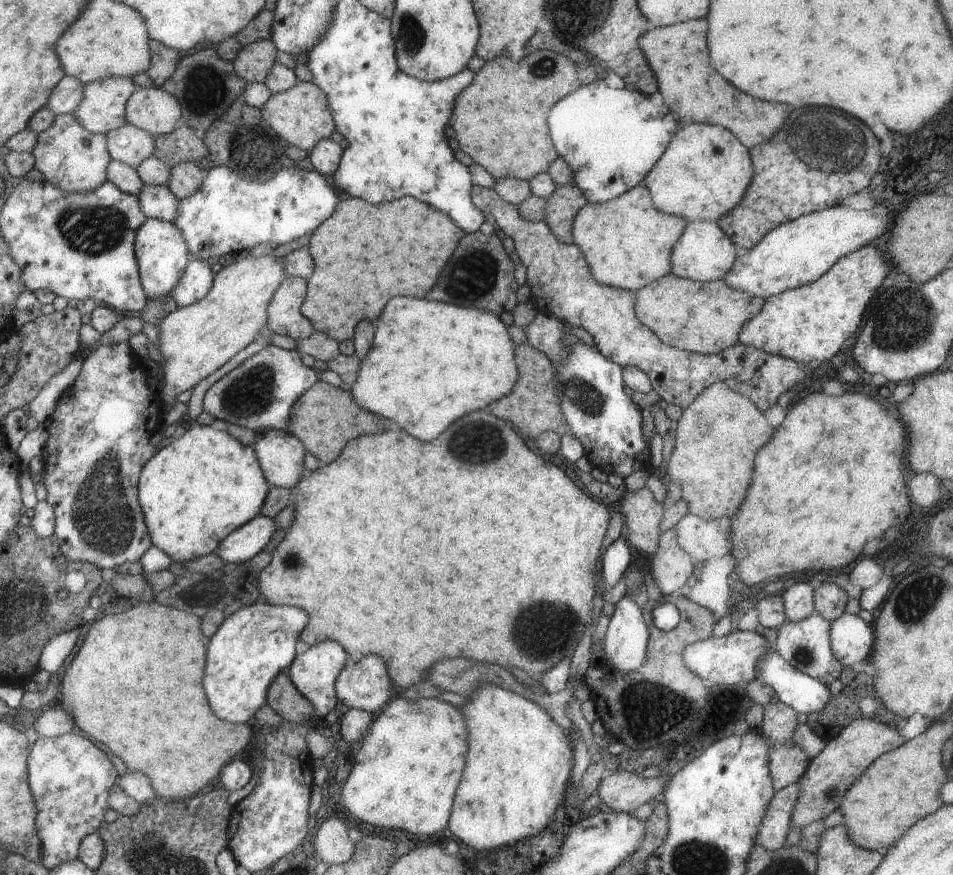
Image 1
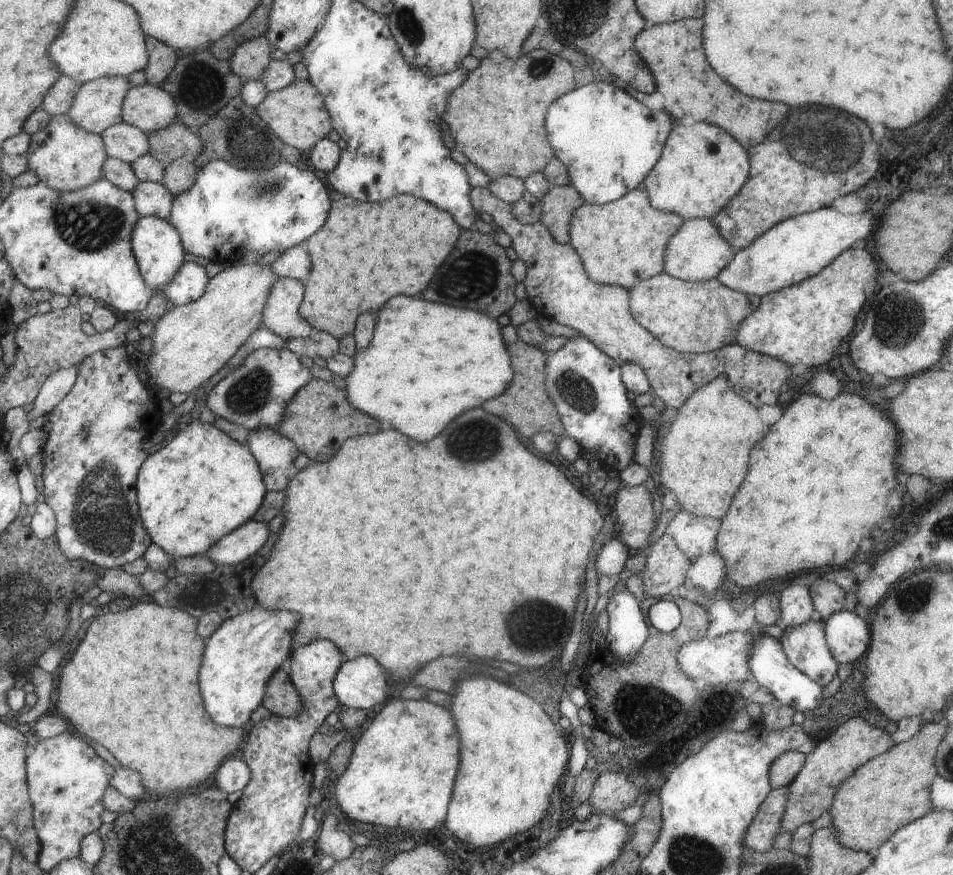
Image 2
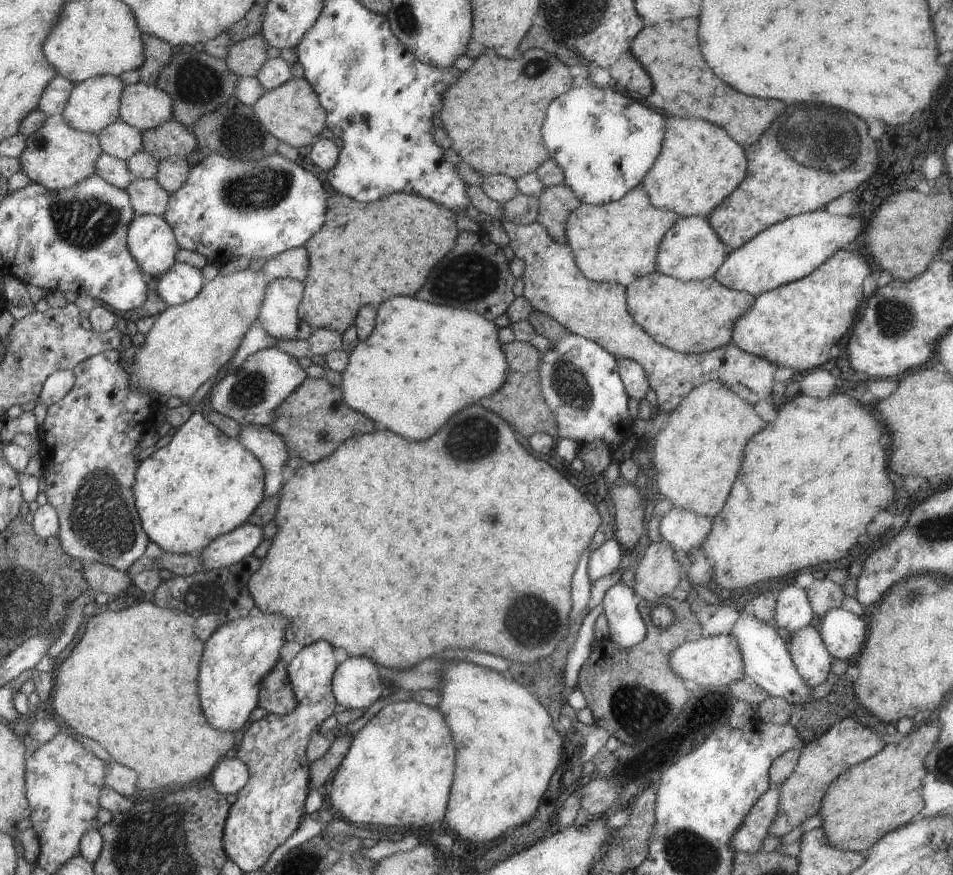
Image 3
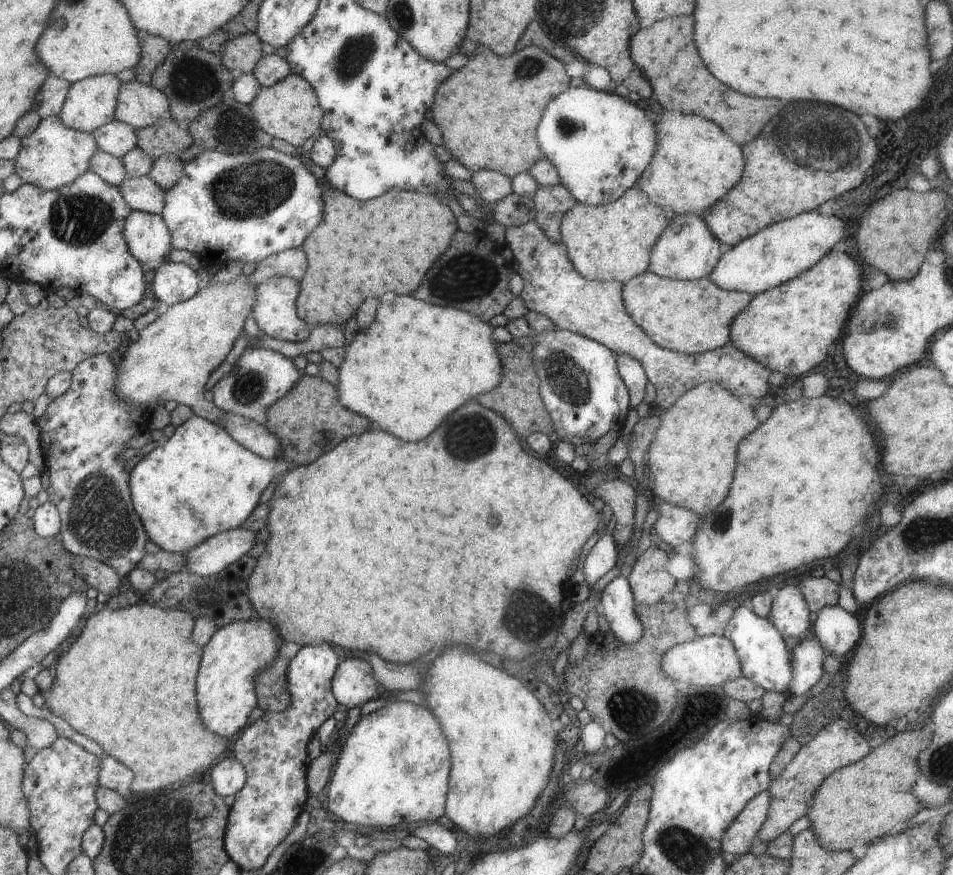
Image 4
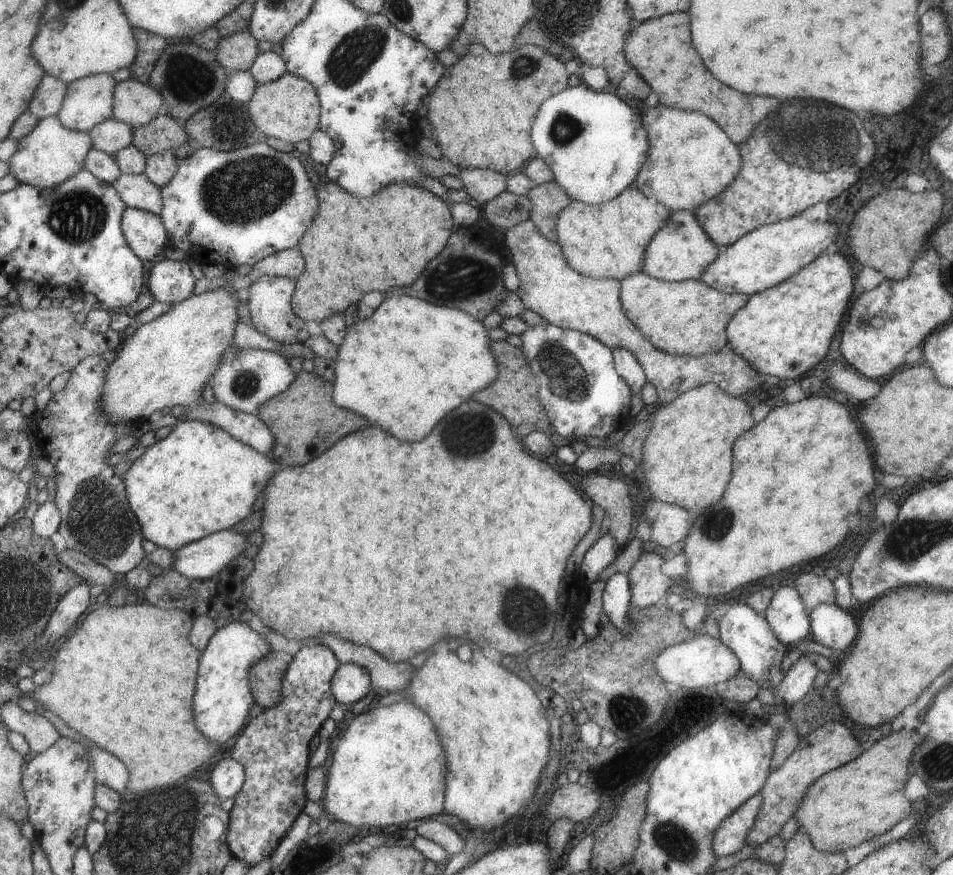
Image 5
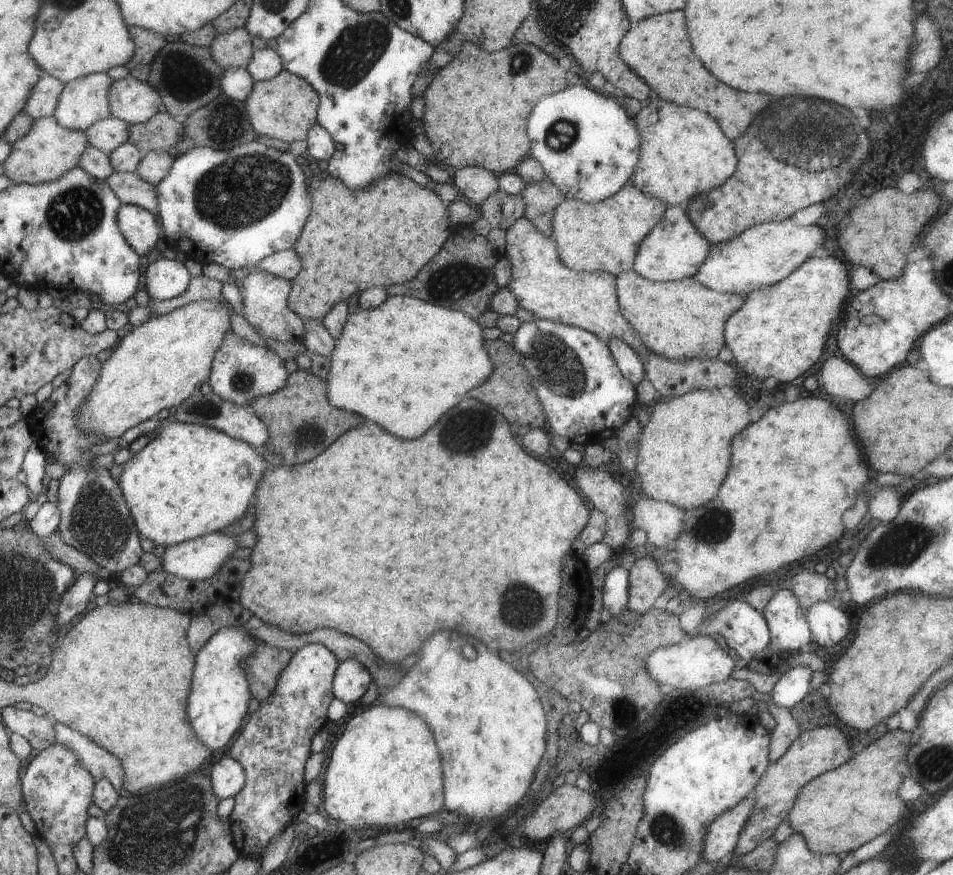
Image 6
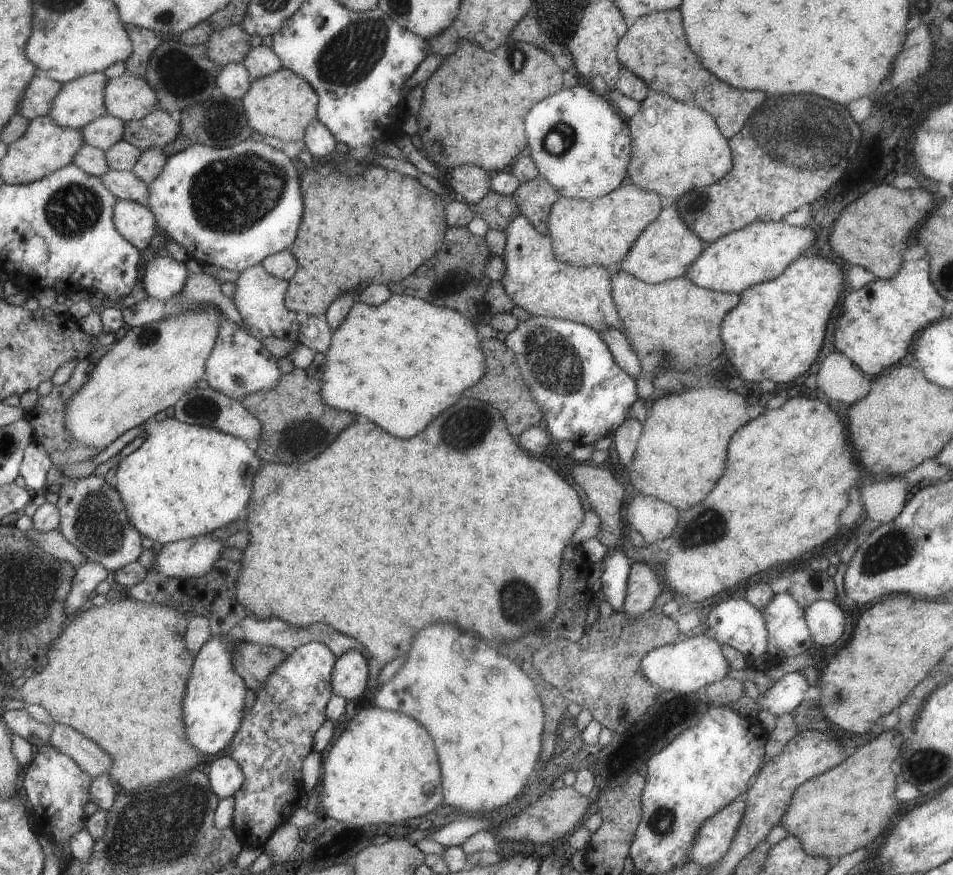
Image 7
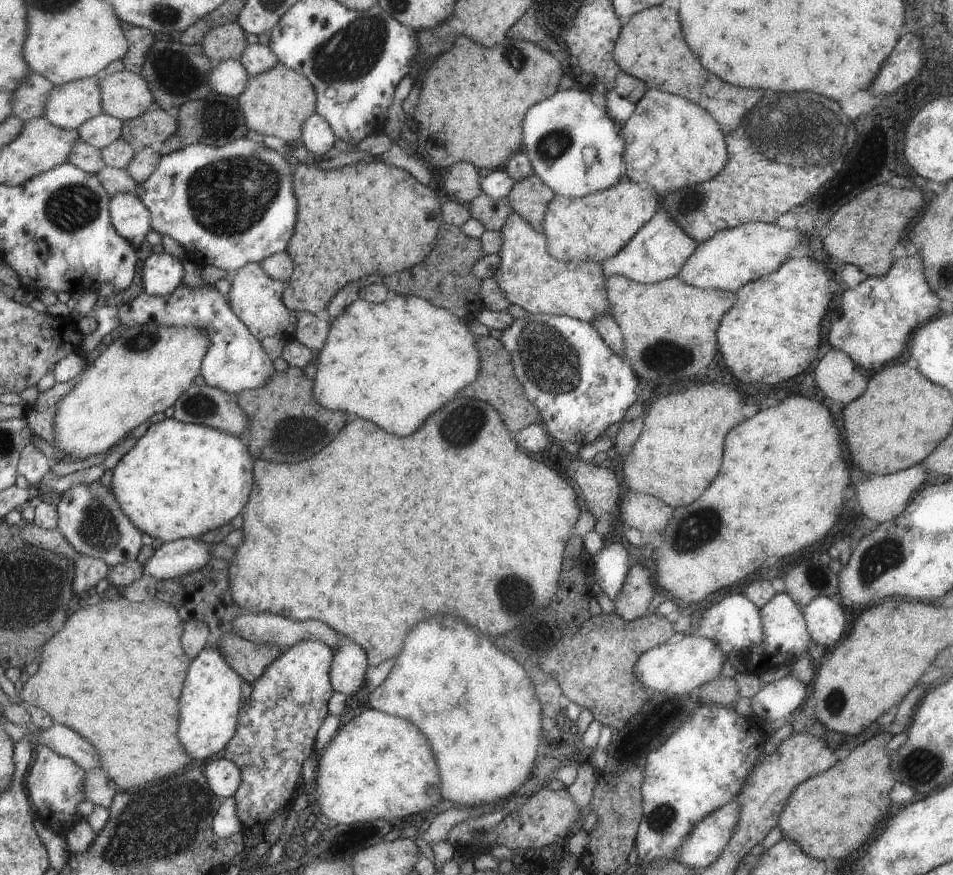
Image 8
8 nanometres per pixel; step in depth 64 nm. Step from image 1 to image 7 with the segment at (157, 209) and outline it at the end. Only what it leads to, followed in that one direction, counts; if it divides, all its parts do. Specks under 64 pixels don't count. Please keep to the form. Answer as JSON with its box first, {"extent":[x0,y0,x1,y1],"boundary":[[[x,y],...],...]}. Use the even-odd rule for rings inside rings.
{"extent":[104,169,149,208],"boundary":[[[112,169],[104,178],[106,186],[116,194],[119,199],[134,201],[149,208],[149,188],[132,171],[119,171]]]}

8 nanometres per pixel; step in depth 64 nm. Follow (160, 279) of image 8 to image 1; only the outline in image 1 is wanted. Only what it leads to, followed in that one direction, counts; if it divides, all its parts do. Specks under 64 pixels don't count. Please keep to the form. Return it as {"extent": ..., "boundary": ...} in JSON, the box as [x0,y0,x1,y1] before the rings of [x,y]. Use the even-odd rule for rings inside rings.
{"extent":[169,258,215,307],"boundary":[[[193,258],[169,295],[176,301],[178,307],[188,307],[209,294],[215,278],[212,267],[206,261]]]}

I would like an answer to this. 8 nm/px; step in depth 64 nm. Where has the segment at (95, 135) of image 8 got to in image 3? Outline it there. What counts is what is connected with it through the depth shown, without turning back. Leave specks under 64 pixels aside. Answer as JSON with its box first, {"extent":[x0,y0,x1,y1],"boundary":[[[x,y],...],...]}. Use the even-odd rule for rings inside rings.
{"extent":[99,120,145,161],"boundary":[[[121,120],[99,132],[105,152],[127,161],[145,150],[144,132]]]}

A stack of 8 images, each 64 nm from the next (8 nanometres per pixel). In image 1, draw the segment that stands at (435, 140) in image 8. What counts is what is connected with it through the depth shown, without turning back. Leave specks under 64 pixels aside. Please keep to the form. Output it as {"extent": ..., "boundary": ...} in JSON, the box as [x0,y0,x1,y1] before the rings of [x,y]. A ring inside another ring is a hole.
{"extent":[450,49,580,180],"boundary":[[[540,49],[524,55],[526,60],[520,62],[510,60],[510,56],[496,55],[486,61],[484,68],[478,70],[478,76],[474,76],[474,84],[466,88],[462,96],[458,96],[458,108],[453,108],[450,124],[455,130],[455,139],[460,148],[469,154],[476,164],[484,168],[495,178],[530,180],[538,173],[548,170],[548,167],[560,156],[554,148],[548,132],[548,112],[550,108],[564,96],[577,91],[580,80],[576,76],[576,63],[562,54],[548,49]]]}

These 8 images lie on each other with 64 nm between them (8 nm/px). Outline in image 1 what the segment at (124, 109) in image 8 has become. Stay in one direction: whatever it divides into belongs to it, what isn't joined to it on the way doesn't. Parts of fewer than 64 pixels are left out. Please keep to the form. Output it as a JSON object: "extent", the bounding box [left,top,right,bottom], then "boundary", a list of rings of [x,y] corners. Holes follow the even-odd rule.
{"extent":[128,87,182,136],"boundary":[[[137,87],[128,102],[128,122],[153,136],[171,133],[182,123],[181,103],[165,89]]]}

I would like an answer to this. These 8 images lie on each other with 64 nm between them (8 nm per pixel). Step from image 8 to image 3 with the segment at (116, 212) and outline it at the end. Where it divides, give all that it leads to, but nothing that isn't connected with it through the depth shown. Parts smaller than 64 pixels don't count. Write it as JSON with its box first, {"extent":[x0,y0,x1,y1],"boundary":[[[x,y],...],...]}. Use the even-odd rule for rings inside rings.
{"extent":[128,214,180,280],"boundary":[[[135,214],[128,232],[130,252],[138,256],[138,264],[148,278],[158,280],[169,268],[174,266],[176,254],[180,250],[176,233],[165,217],[160,215]]]}

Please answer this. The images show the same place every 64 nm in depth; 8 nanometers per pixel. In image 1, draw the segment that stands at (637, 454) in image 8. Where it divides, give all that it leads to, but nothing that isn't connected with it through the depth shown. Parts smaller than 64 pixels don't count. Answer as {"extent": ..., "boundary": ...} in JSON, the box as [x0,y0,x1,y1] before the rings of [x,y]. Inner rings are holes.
{"extent":[664,381,774,520],"boundary":[[[718,381],[712,387],[702,391],[694,402],[683,411],[678,421],[675,450],[668,466],[664,469],[666,481],[678,481],[681,484],[681,497],[688,502],[689,512],[703,519],[712,520],[722,516],[734,516],[740,504],[746,498],[748,486],[752,482],[752,468],[756,452],[772,438],[774,430],[762,416],[760,409],[749,397],[731,389],[726,383]]]}

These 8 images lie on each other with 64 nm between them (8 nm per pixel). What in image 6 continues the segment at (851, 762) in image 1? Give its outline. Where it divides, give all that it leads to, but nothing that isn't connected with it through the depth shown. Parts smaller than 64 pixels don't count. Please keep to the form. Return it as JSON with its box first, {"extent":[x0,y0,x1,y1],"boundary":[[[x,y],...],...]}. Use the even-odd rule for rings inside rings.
{"extent":[734,727,855,855],"boundary":[[[815,727],[801,735],[787,748],[787,751],[776,762],[771,762],[768,770],[762,775],[761,782],[752,790],[751,795],[756,804],[744,831],[741,832],[734,853],[745,855],[760,846],[775,833],[780,823],[788,818],[797,802],[798,795],[804,790],[805,784],[826,771],[840,767],[855,755],[852,745],[842,730],[837,727]]]}

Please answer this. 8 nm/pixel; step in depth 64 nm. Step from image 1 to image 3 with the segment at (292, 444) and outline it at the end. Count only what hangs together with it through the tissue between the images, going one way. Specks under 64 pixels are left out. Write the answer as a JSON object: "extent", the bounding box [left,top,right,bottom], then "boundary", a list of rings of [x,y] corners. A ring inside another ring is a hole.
{"extent":[238,425,291,496],"boundary":[[[242,425],[241,433],[238,436],[250,452],[258,457],[264,465],[265,476],[265,496],[272,496],[279,492],[284,482],[282,482],[282,470],[285,463],[291,456],[288,445],[283,436],[274,432],[270,426],[266,425]]]}

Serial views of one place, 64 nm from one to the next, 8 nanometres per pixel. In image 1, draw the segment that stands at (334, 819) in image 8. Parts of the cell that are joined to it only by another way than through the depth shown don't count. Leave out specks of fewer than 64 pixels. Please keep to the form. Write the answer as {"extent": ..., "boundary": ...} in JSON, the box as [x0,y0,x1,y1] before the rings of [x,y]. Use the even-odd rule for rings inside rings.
{"extent":[340,697,469,836],"boundary":[[[432,697],[427,699],[391,700],[384,711],[376,714],[361,747],[354,753],[354,767],[346,783],[340,788],[341,799],[346,811],[354,818],[374,826],[398,828],[412,834],[432,836],[449,826],[449,818],[464,772],[469,751],[469,730],[461,708]]]}

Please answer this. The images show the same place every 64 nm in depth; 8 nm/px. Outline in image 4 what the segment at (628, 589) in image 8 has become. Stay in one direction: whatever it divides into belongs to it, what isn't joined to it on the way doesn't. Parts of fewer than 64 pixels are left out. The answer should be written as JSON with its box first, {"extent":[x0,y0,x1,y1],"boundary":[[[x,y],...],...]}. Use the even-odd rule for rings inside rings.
{"extent":[628,545,676,605],"boundary":[[[655,545],[635,560],[628,579],[636,604],[653,605],[674,588],[676,578],[666,572],[670,559],[666,551]]]}

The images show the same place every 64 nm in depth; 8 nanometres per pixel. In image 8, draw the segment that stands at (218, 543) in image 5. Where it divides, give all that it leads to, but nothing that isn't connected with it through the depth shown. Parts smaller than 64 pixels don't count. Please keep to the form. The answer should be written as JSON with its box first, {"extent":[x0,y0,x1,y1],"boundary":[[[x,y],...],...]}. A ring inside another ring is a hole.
{"extent":[143,537,212,580],"boundary":[[[197,537],[163,543],[143,566],[143,574],[160,580],[174,579],[204,568],[212,546]]]}

